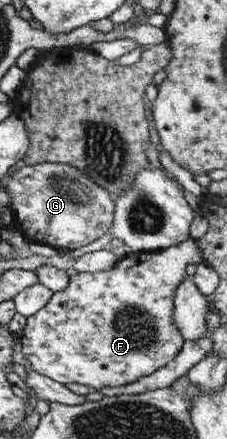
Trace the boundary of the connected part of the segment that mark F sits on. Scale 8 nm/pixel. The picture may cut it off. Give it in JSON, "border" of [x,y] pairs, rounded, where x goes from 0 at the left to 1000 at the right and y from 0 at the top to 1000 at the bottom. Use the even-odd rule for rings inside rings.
{"border":[[[824,544],[700,572],[586,574],[471,615],[308,626],[269,663],[229,665],[207,695],[115,724],[84,765],[110,822],[145,845],[269,877],[348,872],[414,884],[551,877],[718,836],[811,779],[753,731],[758,681],[767,658],[819,631],[815,608],[899,599],[868,558],[859,547]]]}

